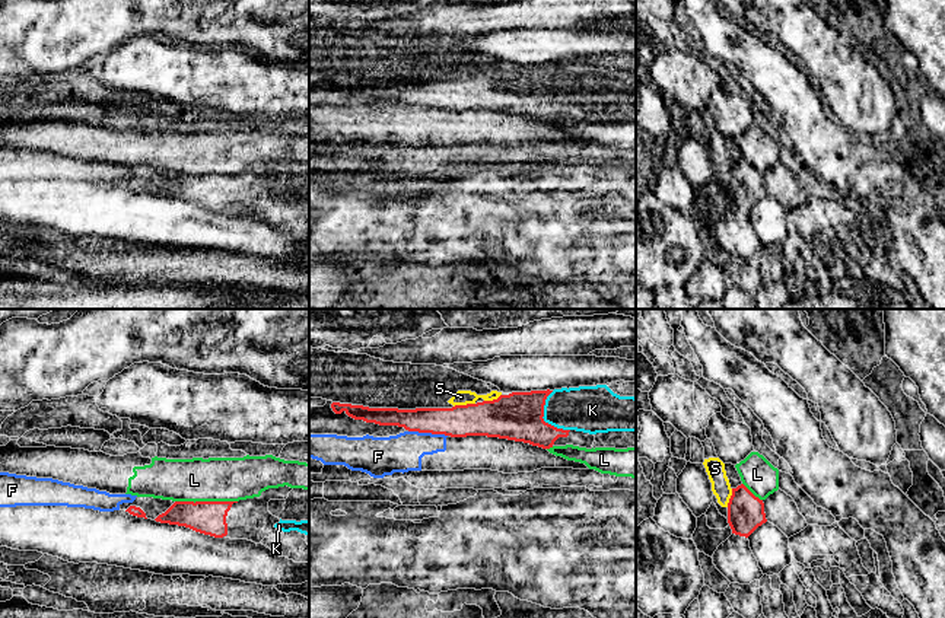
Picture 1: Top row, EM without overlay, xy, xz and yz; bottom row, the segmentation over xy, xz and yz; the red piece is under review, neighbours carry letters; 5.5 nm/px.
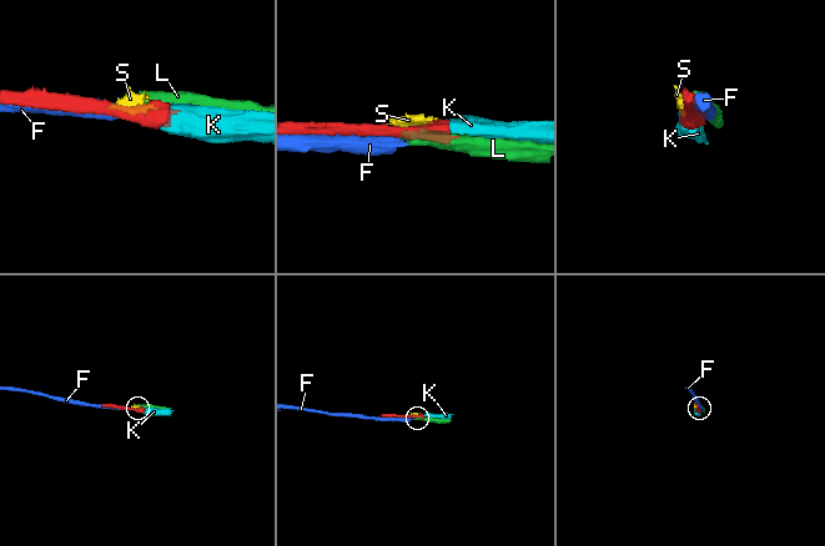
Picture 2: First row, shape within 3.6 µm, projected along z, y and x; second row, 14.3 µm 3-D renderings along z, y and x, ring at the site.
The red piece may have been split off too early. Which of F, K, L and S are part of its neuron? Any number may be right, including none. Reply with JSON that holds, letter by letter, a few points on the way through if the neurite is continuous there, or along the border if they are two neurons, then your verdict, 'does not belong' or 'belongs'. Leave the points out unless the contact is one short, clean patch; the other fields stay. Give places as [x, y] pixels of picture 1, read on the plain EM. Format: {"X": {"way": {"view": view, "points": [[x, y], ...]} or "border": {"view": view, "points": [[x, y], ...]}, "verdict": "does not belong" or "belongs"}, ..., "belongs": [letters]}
{"F": {"verdict": "does not belong"}, "K": {"way": {"view": "xz", "points": [[518, 89], [543, 92], [560, 83], [586, 82]]}, "verdict": "belongs"}, "L": {"verdict": "does not belong"}, "S": {"verdict": "does not belong"}, "belongs": ["K"]}

